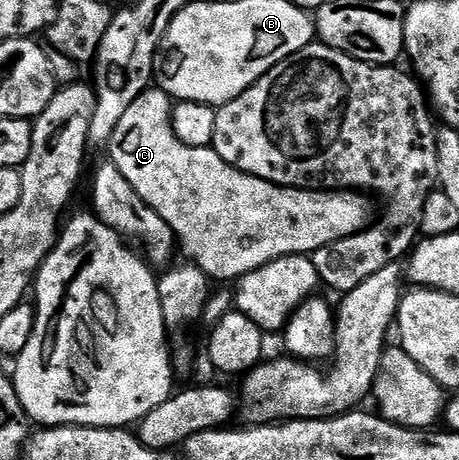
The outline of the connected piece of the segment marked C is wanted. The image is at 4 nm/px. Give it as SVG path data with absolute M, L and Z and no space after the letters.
M159 89L141 93L138 101L126 109L126 114L106 144L112 150L110 162L130 181L134 191L146 205L164 220L175 235L179 250L184 250L189 260L207 273L209 280L221 279L228 285L239 281L246 273L262 269L276 259L291 255L311 256L313 252L342 238L363 231L373 222L374 212L363 194L355 190L300 190L279 187L265 179L242 173L232 167L211 147L191 147L174 133L172 124L173 100Z

